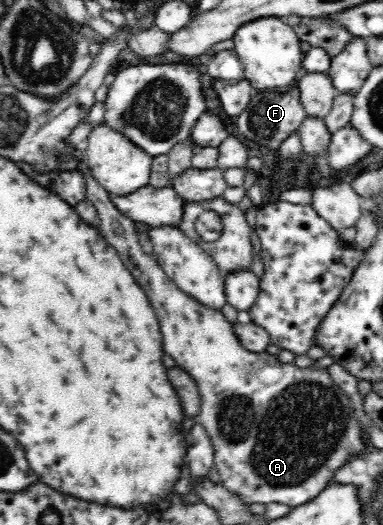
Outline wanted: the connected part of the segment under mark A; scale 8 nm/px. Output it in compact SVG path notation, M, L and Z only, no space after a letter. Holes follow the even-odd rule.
M73 153L73 157L80 161L78 169L85 175L86 178L87 198L98 211L98 218L100 219L98 230L100 235L109 246L116 249L119 253L120 259L123 261L123 264L126 265L126 269L128 269L132 276L136 277L136 283L144 289L144 293L146 293L146 297L148 297L148 301L150 301L150 305L152 305L152 309L154 309L154 313L156 313L156 317L158 317L158 323L160 323L160 333L162 333L162 347L164 347L164 351L166 351L170 357L174 357L173 360L176 361L176 367L182 368L184 371L188 372L190 377L198 386L198 391L200 392L200 413L196 417L196 420L203 425L203 428L207 431L208 437L212 442L212 447L214 448L214 457L212 460L214 460L214 466L216 467L216 471L218 471L218 483L222 484L222 487L232 493L232 495L238 496L240 501L245 504L281 503L293 508L297 505L302 505L303 503L310 501L313 497L316 497L316 495L318 495L320 491L323 491L326 485L328 485L328 481L332 479L332 473L334 473L340 465L344 465L346 457L348 457L352 451L360 451L360 449L362 449L360 424L356 417L352 417L354 407L350 405L348 395L346 395L346 393L342 391L338 385L334 384L334 381L330 379L325 369L300 369L291 363L278 362L275 355L268 355L268 353L265 352L250 352L247 351L243 345L240 345L240 342L238 341L238 338L236 338L236 334L232 329L232 324L224 318L221 310L205 306L198 300L195 300L192 296L189 296L185 291L182 291L182 289L180 289L166 275L166 272L158 265L158 262L154 259L153 255L147 254L144 250L142 250L142 246L140 246L140 243L138 242L138 235L140 234L138 222L130 220L127 216L124 216L120 211L118 211L112 202L112 198L110 198L110 194L92 177L92 174L88 171L88 164L86 164L86 161L82 158L82 153ZM112 221L120 221L122 227L124 227L124 237L119 237L116 233L114 233L114 229L112 229Z

